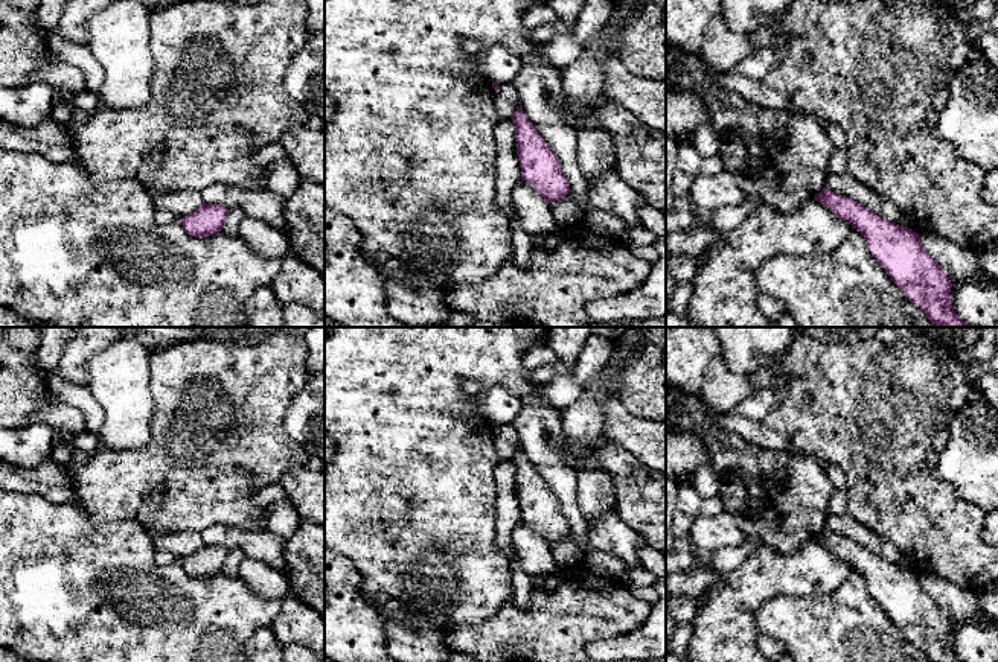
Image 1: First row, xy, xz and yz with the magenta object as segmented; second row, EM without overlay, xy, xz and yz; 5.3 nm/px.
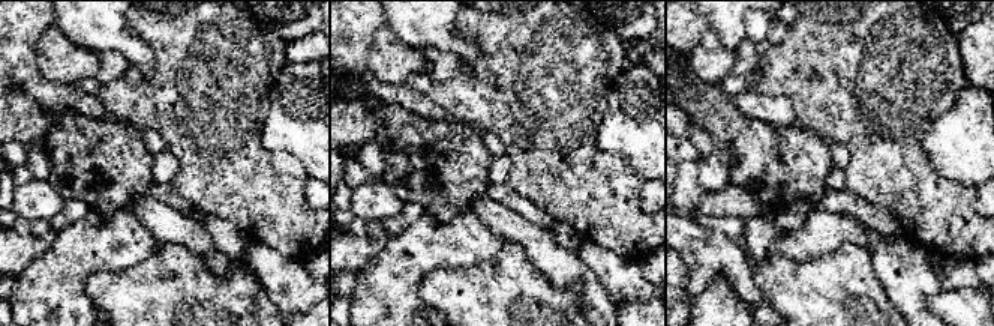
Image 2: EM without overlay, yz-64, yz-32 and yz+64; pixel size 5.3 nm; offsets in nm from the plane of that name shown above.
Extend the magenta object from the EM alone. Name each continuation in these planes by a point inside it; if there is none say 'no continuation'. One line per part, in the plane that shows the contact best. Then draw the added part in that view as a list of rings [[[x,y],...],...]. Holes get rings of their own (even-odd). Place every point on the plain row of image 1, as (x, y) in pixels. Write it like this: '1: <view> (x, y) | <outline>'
no continuation

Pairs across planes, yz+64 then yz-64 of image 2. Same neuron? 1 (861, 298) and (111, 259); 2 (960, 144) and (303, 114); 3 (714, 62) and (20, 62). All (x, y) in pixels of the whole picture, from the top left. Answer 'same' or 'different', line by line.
1: different
2: same
3: different

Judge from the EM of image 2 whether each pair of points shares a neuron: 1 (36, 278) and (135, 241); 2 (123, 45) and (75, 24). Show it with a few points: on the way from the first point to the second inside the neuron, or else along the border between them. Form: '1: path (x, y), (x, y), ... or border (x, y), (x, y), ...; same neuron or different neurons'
1: path (60, 272), (86, 247), (96, 242), (111, 242); same neuron
2: path (111, 33), (101, 24), (87, 24); same neuron

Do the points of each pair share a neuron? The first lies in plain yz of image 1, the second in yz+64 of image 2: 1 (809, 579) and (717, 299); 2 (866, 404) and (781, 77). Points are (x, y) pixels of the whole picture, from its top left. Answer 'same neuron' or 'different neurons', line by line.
1: same neuron
2: same neuron

